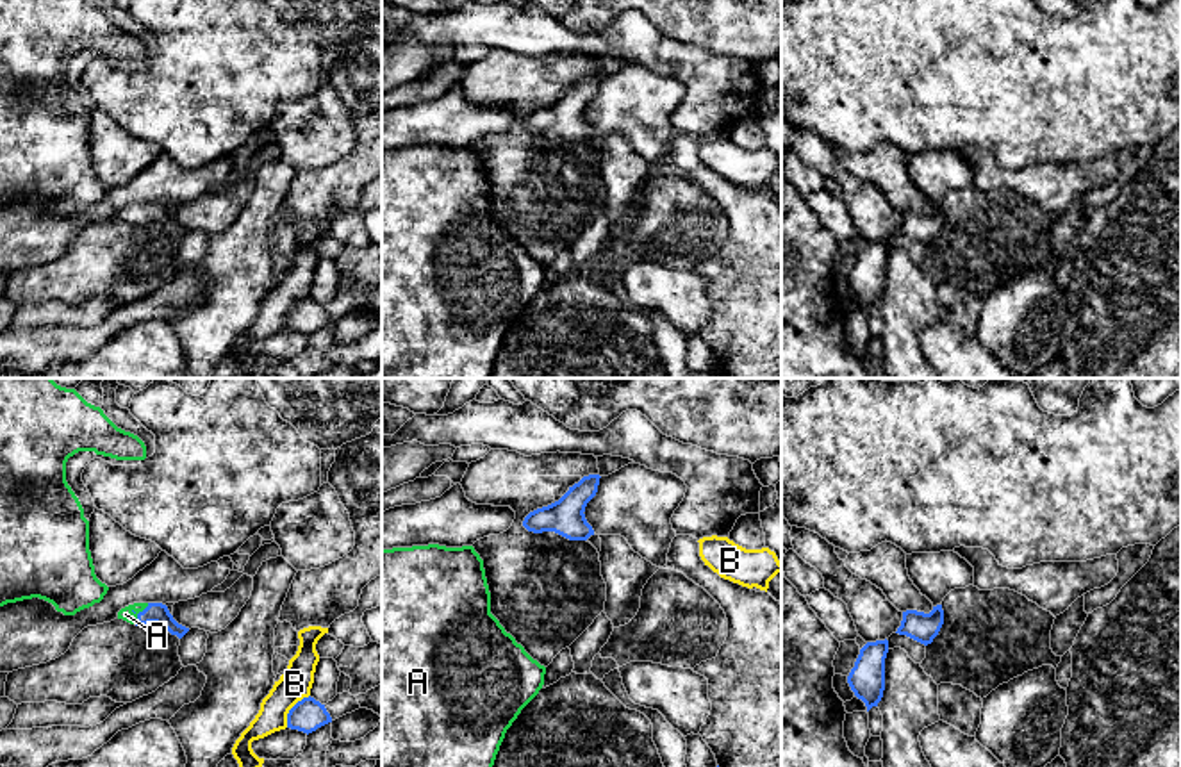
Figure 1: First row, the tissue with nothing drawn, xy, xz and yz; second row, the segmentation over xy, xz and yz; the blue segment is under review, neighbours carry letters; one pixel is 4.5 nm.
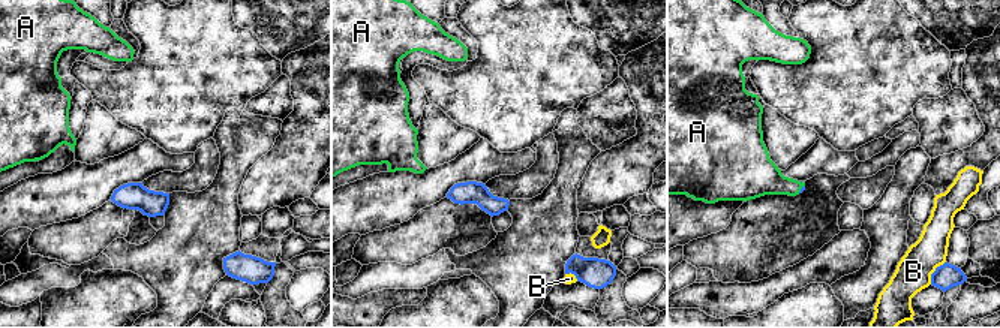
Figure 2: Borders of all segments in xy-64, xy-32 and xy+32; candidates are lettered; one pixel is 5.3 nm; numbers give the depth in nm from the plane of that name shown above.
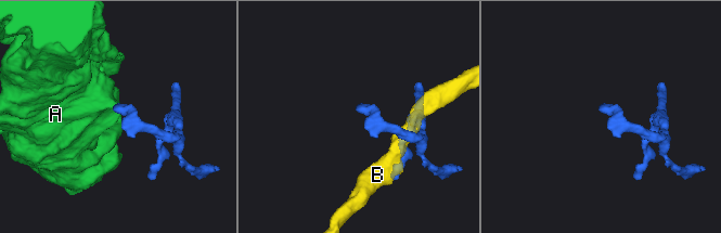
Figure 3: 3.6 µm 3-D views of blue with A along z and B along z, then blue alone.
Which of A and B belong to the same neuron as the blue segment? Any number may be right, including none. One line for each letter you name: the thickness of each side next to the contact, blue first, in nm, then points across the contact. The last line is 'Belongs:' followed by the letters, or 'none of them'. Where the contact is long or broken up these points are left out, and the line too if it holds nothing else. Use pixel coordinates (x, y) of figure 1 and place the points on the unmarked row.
A: calibres 100 and 60 nm; way xy (156, 213), (138, 214), (125, 214)
Belongs: A

